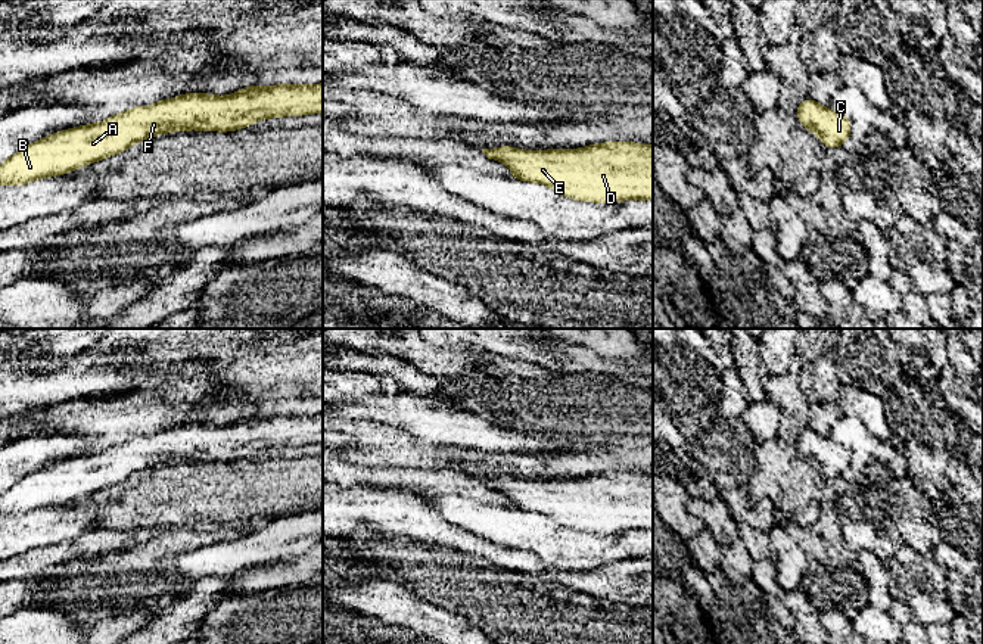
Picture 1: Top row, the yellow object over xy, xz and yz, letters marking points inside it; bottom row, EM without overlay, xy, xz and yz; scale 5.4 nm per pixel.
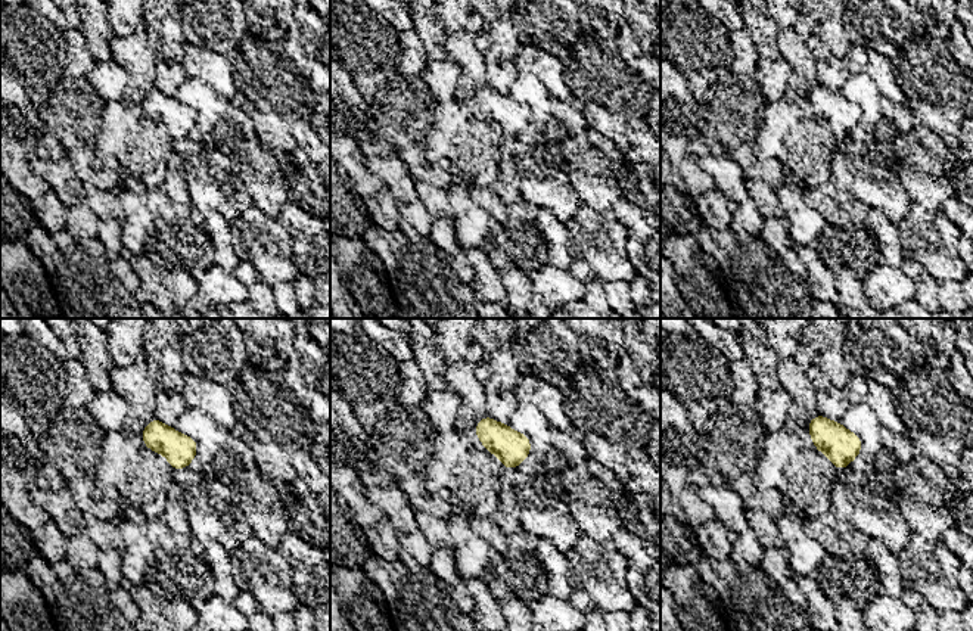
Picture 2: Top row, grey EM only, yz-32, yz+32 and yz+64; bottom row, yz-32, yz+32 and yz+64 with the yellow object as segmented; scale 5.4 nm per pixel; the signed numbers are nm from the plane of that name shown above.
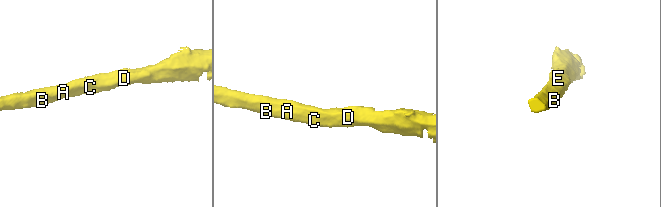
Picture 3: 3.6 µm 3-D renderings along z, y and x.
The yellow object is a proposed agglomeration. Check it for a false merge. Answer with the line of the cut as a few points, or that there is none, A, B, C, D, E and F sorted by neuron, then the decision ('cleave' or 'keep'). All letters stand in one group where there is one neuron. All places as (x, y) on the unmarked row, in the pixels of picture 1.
no cut | A B C D E F | keep

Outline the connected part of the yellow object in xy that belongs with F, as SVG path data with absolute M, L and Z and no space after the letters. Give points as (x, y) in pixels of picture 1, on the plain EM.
M321 414L249 416L228 426L184 423L174 429L158 430L152 436L134 436L105 451L60 460L24 476L0 494L0 517L24 516L35 510L65 505L77 498L118 485L140 470L174 461L234 461L259 449L301 447L323 442Z

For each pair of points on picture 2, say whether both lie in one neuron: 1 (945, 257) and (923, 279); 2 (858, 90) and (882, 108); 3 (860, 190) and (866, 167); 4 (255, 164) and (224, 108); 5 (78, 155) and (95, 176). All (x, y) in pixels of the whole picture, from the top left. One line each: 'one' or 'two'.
1: two
2: one
3: one
4: one
5: one

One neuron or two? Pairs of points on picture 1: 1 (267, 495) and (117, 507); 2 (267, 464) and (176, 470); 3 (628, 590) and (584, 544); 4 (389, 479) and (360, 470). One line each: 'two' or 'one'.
1: one
2: one
3: two
4: one

